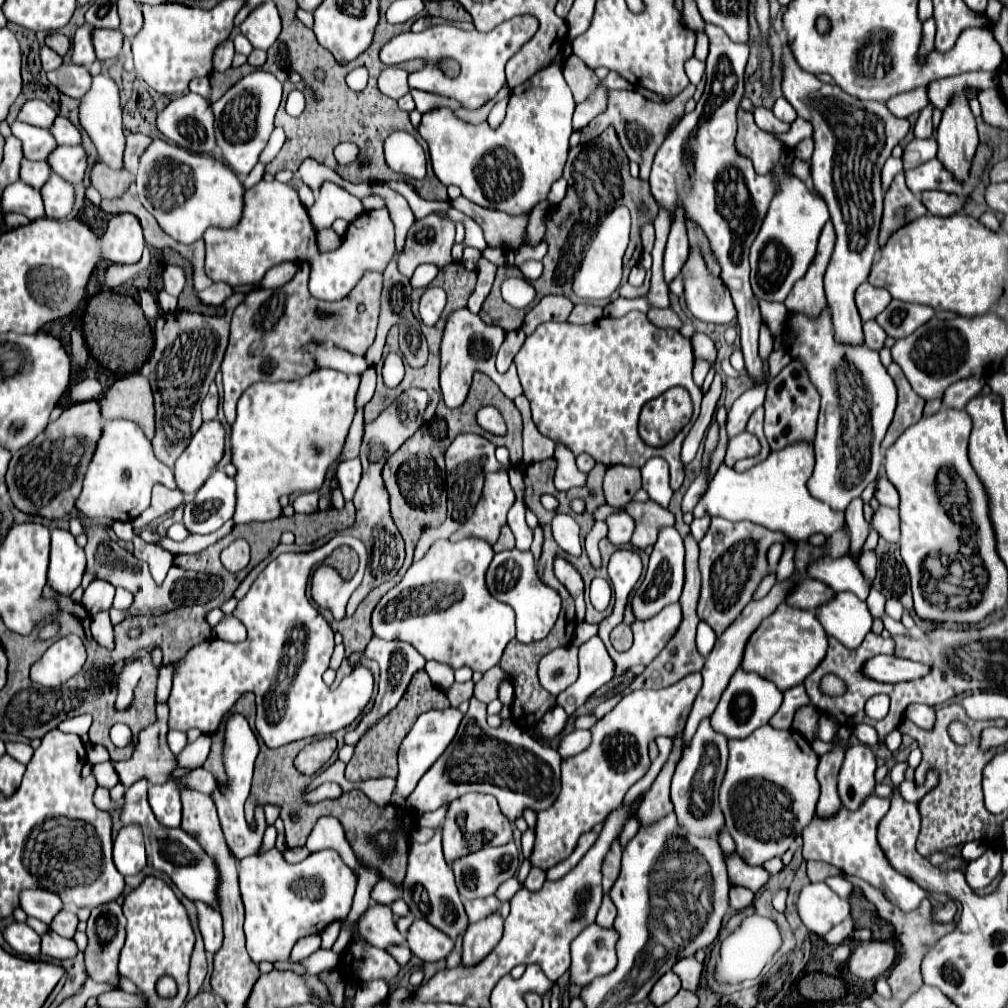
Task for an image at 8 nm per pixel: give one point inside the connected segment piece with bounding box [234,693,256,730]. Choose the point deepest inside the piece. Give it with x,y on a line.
246,706

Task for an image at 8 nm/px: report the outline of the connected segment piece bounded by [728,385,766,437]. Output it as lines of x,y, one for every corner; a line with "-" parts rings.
766,385
764,387
752,387
748,391
744,391
732,405
730,413
728,413
728,437
734,437
738,433
742,433
746,429
746,423
750,419
750,413
760,407
764,403
764,393
766,393

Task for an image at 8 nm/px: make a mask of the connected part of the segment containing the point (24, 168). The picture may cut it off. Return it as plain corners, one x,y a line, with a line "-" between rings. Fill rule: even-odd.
24,159
20,165
20,181
24,181
26,185
32,185
34,189
40,189
48,179
48,175
50,175
50,167
46,165
46,161

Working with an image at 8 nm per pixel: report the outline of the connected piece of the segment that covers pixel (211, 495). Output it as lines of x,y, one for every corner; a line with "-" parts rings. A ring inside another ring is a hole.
208,477
196,497
184,507
184,527
192,533
212,533
232,519
236,483
232,477

